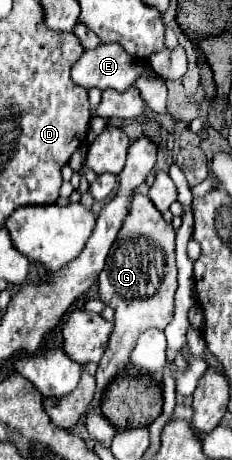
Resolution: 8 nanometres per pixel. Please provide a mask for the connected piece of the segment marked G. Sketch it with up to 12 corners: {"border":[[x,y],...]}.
{"border":[[133,194],[99,298],[115,328],[97,368],[105,386],[139,334],[173,320],[175,230]]}

